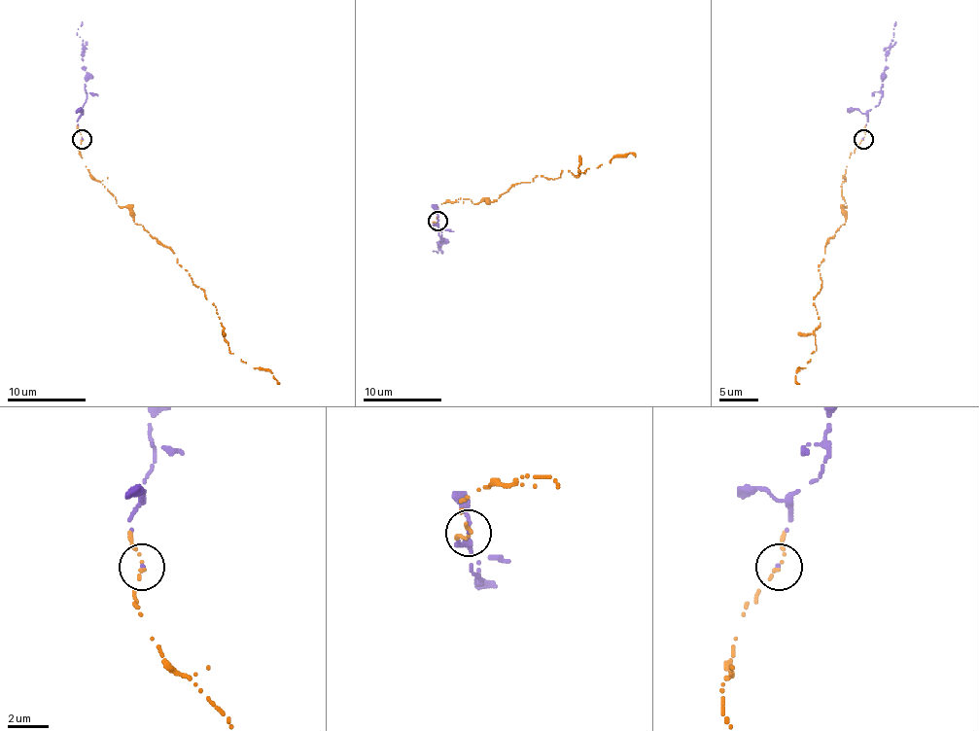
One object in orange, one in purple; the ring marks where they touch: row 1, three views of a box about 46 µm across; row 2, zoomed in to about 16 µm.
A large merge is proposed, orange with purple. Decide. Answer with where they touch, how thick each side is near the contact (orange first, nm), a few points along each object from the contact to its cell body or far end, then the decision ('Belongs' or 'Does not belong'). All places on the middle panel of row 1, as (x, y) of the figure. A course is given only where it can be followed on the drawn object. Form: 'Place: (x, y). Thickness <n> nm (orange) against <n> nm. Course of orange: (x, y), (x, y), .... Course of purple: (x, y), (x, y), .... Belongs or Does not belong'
Place: (437, 221). Thickness 110 nm (orange) against 130 nm. Course of orange: (437, 219), (443, 203), (490, 203), (538, 176), (555, 180), (569, 170), (576, 178), (615, 156), (636, 156). Course of purple: (437, 221), (433, 225), (438, 225), (438, 234), (443, 238), (437, 242), (438, 251), (433, 251), (437, 253). Does not belong

